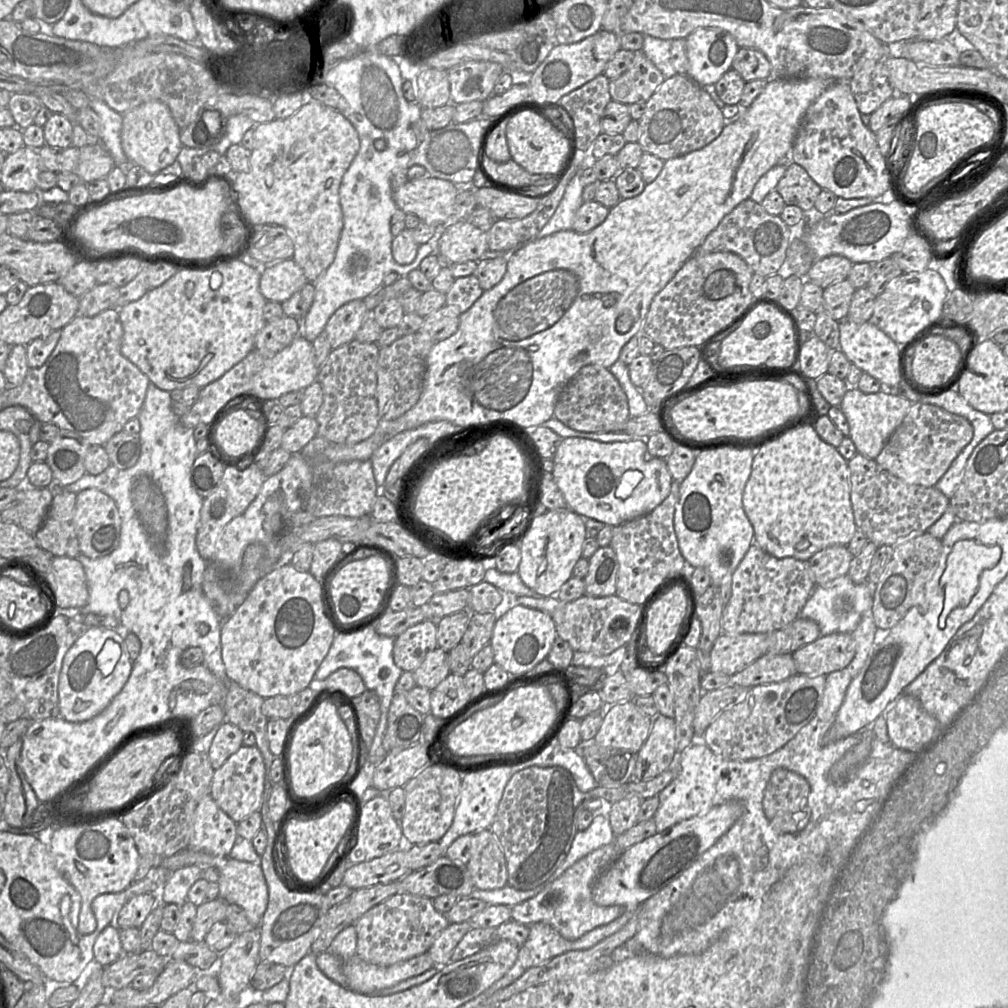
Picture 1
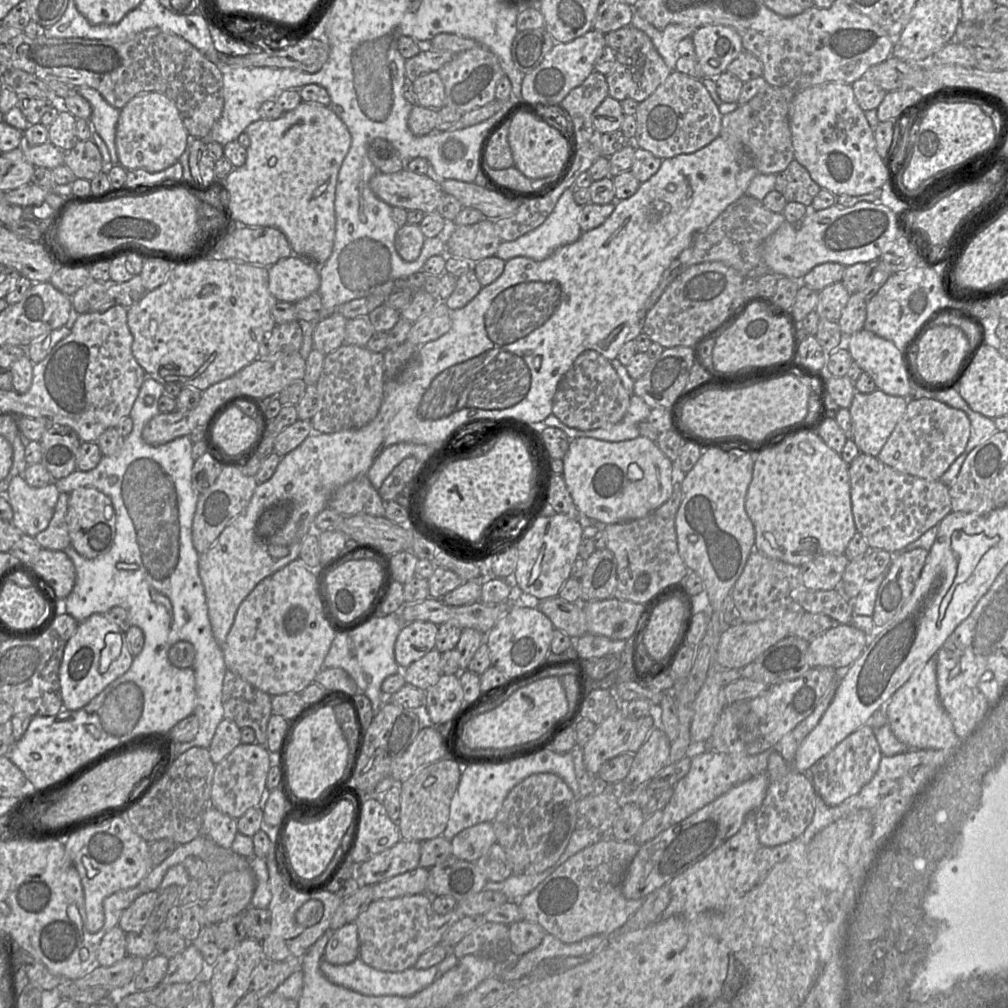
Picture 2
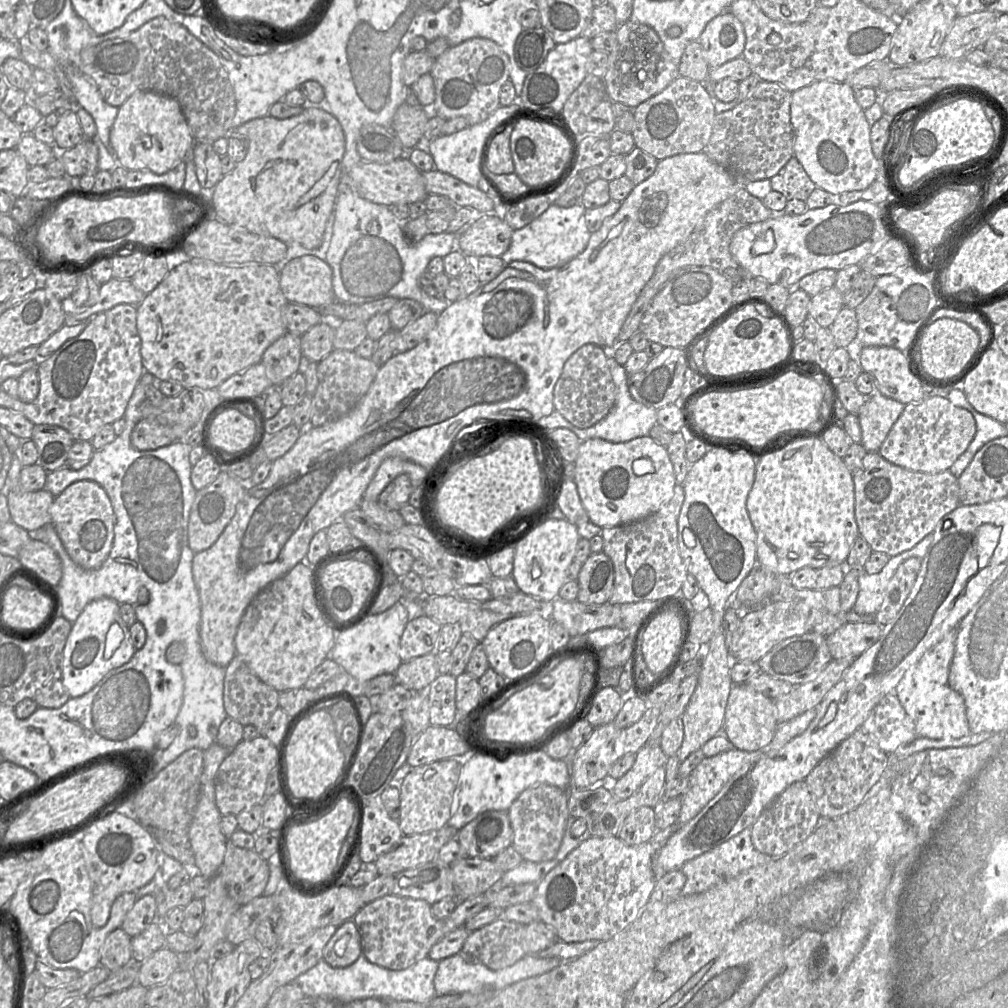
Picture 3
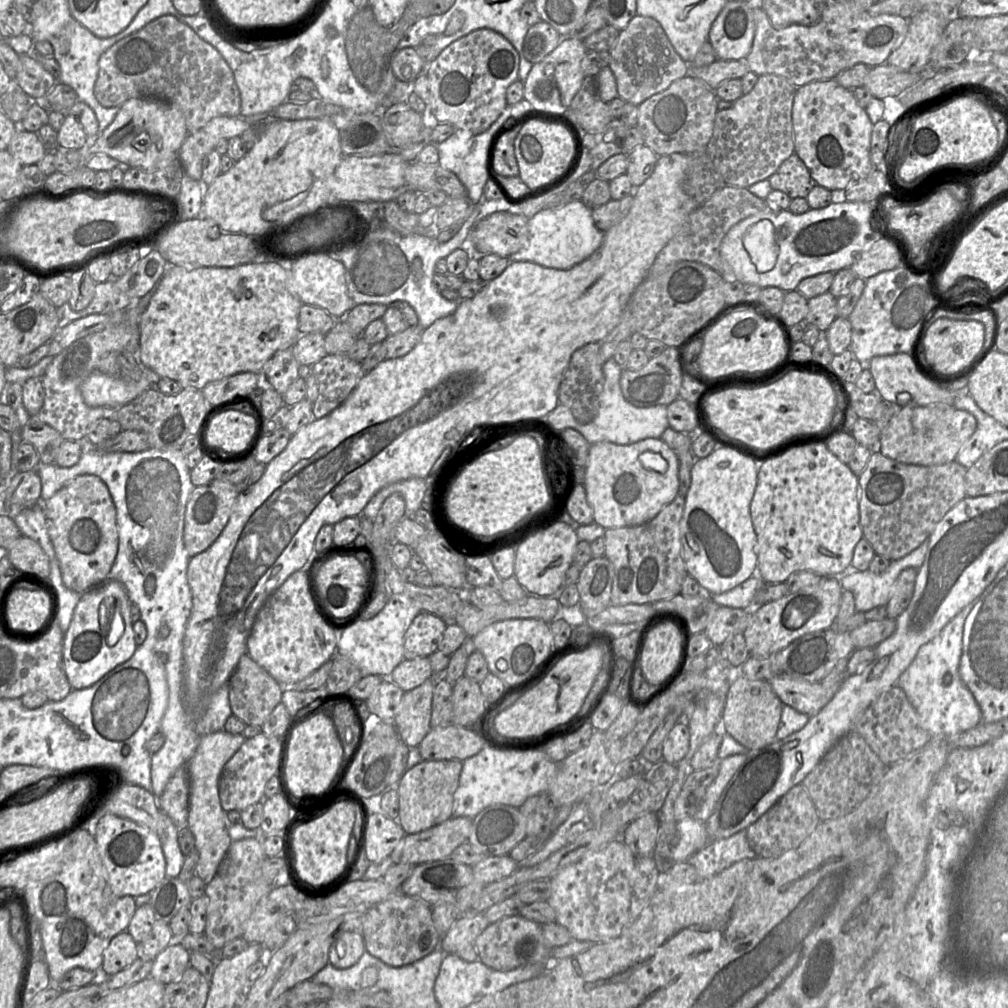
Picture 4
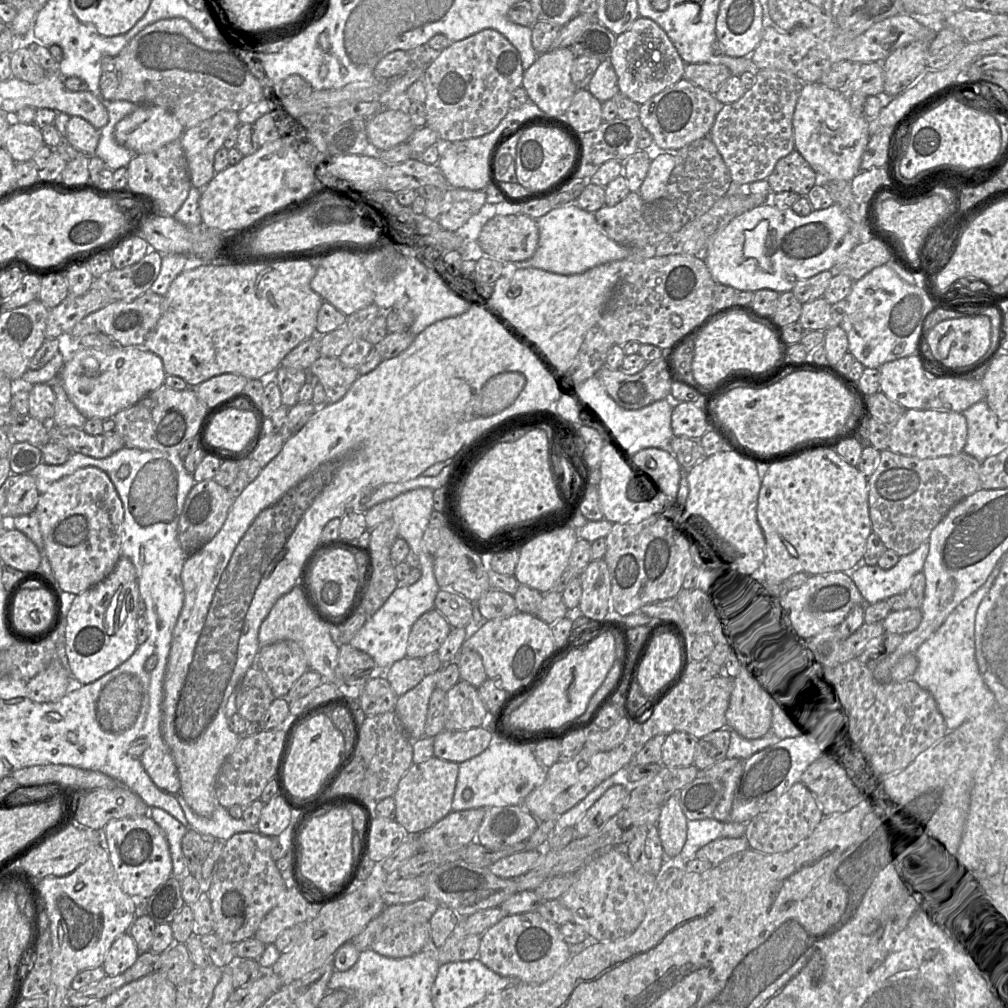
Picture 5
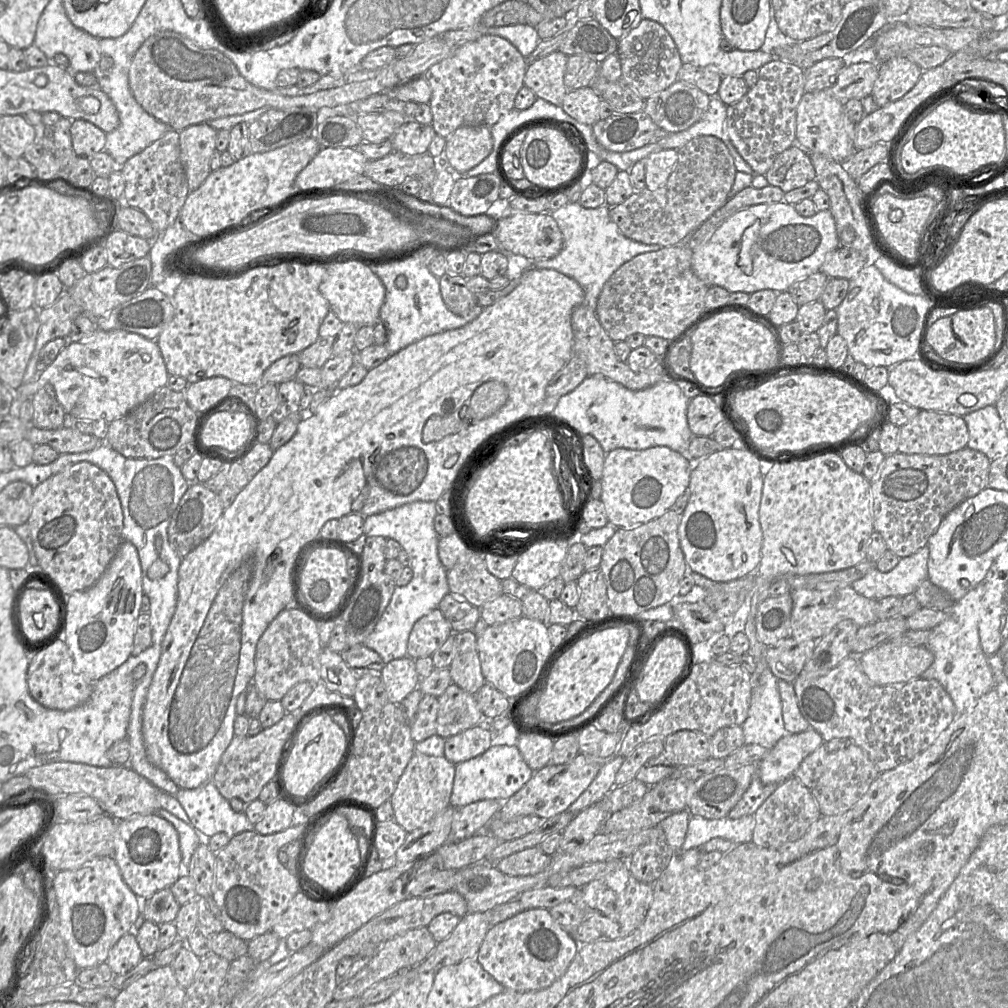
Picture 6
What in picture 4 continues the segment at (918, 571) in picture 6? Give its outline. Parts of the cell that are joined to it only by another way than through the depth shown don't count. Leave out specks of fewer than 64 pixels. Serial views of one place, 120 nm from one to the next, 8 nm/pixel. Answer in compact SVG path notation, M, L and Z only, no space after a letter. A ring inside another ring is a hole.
M929 540L905 557L891 561L883 573L854 570L851 565L846 576L840 578L844 591L850 591L855 600L856 612L865 613L879 606L886 606L899 574L906 568L919 570L922 566Z

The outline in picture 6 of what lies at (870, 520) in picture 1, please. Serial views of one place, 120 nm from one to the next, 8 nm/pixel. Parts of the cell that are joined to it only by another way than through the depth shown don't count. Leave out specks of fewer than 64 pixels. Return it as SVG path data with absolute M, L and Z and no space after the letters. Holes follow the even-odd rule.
M965 447L946 455L904 454L886 456L874 481L871 481L874 531L881 534L887 550L900 559L911 556L928 544L944 517L968 498L988 487L991 461L983 453Z

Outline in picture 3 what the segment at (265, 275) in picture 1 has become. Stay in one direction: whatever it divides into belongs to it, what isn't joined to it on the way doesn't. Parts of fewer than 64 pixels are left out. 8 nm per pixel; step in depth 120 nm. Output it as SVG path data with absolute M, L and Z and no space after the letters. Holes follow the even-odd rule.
M316 256L293 258L279 276L280 289L288 303L320 308L336 301L332 269L326 261Z

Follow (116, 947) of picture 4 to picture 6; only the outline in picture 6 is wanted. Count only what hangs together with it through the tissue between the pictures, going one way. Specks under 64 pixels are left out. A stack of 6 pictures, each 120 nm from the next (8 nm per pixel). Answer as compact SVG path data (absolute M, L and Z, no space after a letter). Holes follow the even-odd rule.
M127 933L111 948L107 964L115 976L124 975L134 969L143 958L136 936Z

